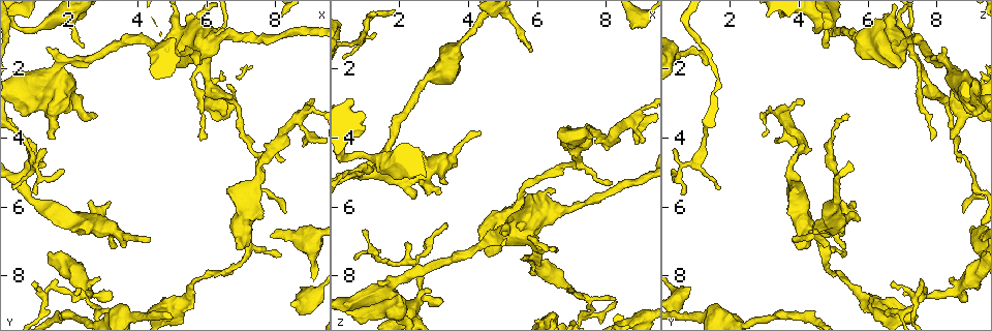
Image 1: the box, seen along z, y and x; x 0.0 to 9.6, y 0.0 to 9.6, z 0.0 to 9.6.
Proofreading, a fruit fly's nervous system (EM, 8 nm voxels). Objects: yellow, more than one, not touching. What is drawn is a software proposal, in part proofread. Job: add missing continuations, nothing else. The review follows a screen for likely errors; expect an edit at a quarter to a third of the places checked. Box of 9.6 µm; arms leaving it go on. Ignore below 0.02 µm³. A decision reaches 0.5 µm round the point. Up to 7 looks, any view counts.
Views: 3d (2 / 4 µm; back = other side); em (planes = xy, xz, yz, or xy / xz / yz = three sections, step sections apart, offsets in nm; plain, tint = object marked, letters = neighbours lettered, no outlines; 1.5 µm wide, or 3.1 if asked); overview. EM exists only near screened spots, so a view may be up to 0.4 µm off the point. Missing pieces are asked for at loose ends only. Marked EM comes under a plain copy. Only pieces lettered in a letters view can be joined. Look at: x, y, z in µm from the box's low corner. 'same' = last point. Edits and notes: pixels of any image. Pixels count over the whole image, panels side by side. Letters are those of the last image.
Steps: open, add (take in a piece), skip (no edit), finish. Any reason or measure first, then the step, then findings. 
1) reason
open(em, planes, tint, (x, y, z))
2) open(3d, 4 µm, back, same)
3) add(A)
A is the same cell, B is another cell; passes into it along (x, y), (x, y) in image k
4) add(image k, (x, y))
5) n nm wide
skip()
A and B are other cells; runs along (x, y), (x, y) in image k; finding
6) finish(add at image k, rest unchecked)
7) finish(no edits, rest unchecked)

branch stops here
open(3d, 4 µm, (5.80, 1.80, 1.45))

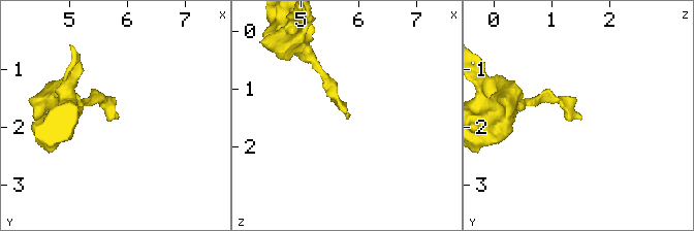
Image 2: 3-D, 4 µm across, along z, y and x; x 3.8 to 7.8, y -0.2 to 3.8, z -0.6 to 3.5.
shape alone is not enough
open(em, yz, step 8, tint, (5.85, 1.80, 1.50))

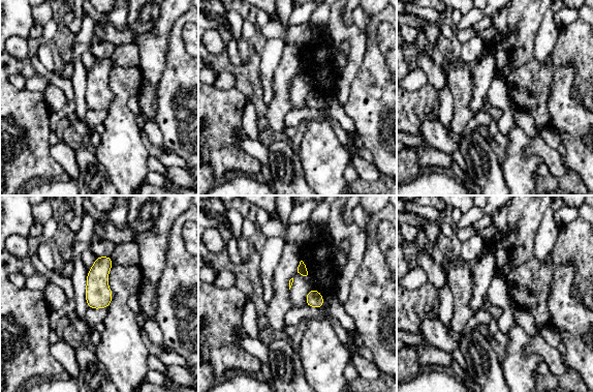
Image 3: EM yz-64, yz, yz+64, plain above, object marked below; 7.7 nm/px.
open(em, planes, letters, same)

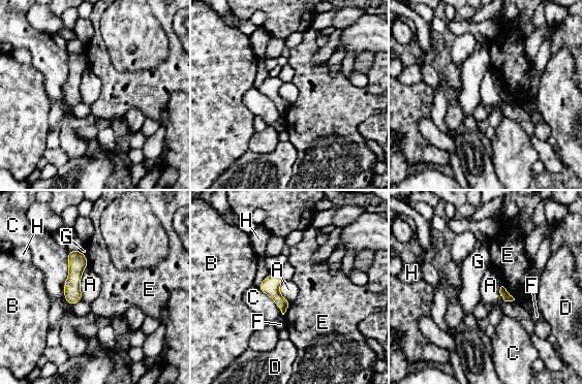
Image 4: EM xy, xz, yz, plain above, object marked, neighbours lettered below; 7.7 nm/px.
C touches over 440 nm
skip()
A, B, C, D, E, F, G and H are other cells; none of them fits

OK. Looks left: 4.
tapers out
open(3d, 4 µm, (8.85, 4.10, 4.20))

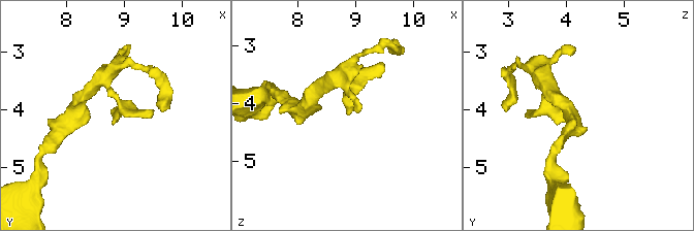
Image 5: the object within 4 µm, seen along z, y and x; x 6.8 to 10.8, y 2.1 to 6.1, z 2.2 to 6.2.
now the EM
open(em, yz, step 4, tint, (8.90, 4.10, 4.10))

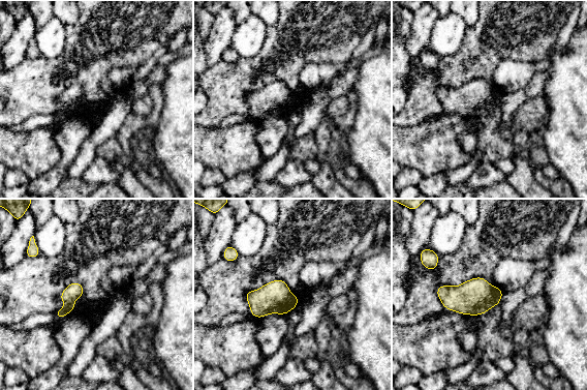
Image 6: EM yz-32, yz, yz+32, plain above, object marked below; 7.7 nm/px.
open(em, planes, letters, same)

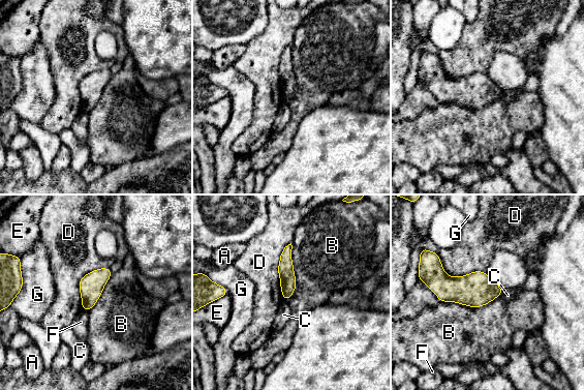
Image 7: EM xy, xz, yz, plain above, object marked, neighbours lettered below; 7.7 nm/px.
130 nm wide
skip()
A, B, C, D, E, F and G are other cells; runs along (287, 248), (286, 294), (284, 296) in image 7; no lettered piece goes on from it

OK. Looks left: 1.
finish(no edits, rest unchecked)

